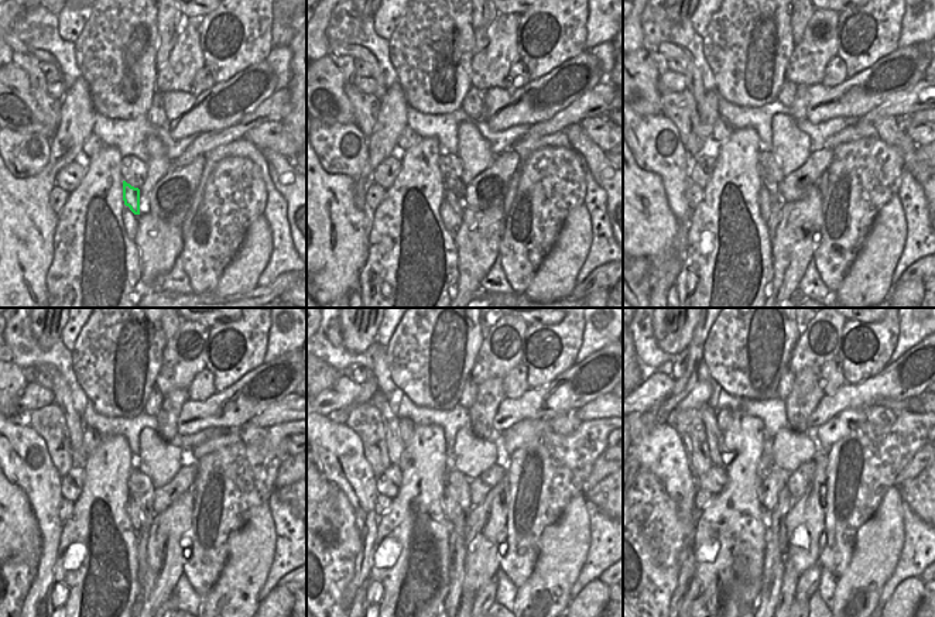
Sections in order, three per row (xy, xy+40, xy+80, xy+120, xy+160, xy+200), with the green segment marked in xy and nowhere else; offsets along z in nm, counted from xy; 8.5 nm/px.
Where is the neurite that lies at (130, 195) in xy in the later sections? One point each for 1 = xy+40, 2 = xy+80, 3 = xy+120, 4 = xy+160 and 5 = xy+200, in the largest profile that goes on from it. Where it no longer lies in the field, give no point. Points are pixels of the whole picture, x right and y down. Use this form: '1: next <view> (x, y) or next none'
1: next xy+40 (449, 196)
2: next xy+80 (774, 220)
3: next xy+120 (141, 535)
4: next xy+160 (458, 552)
5: next xy+200 (773, 569)

